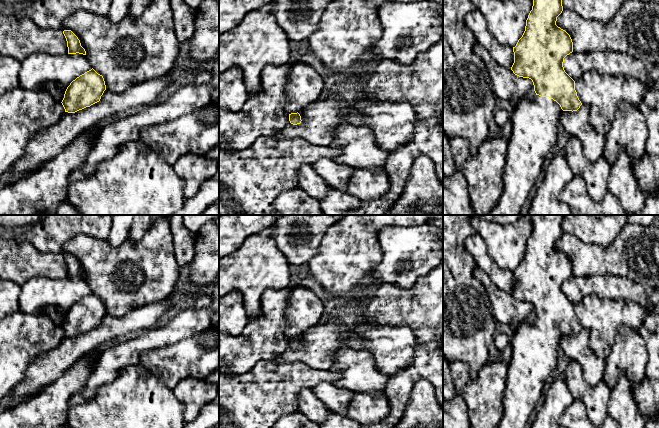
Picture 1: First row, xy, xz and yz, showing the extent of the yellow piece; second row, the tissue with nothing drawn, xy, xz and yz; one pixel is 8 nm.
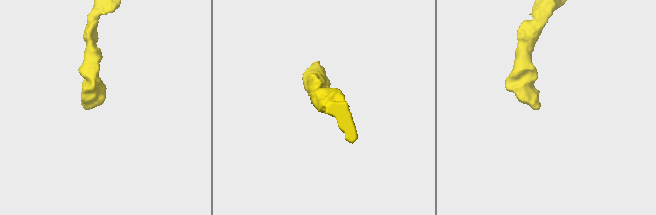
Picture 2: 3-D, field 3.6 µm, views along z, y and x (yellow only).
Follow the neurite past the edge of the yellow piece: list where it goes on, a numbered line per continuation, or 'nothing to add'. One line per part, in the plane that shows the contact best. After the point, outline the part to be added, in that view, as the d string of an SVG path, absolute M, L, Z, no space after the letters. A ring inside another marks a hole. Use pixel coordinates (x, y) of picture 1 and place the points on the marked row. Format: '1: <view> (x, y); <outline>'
1: yz (534, 122); M539 95L516 103L503 171L504 191L488 215L520 215L545 157L557 144L561 112L556 101Z

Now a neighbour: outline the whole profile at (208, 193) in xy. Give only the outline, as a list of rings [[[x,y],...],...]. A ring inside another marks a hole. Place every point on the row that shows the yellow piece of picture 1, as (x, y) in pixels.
[[[219,162],[216,173],[203,182],[198,192],[186,198],[180,210],[173,215],[201,215],[209,206],[219,199]]]

